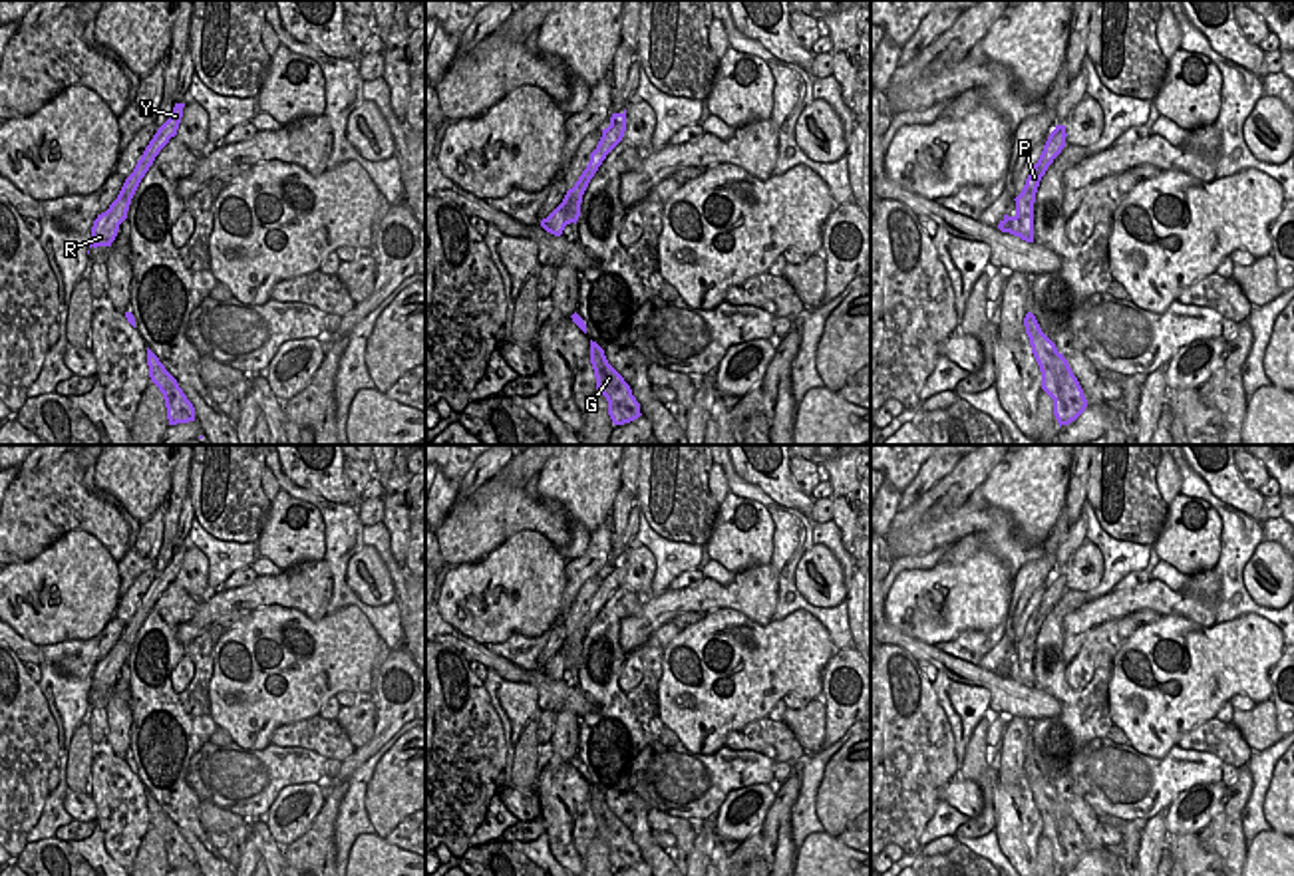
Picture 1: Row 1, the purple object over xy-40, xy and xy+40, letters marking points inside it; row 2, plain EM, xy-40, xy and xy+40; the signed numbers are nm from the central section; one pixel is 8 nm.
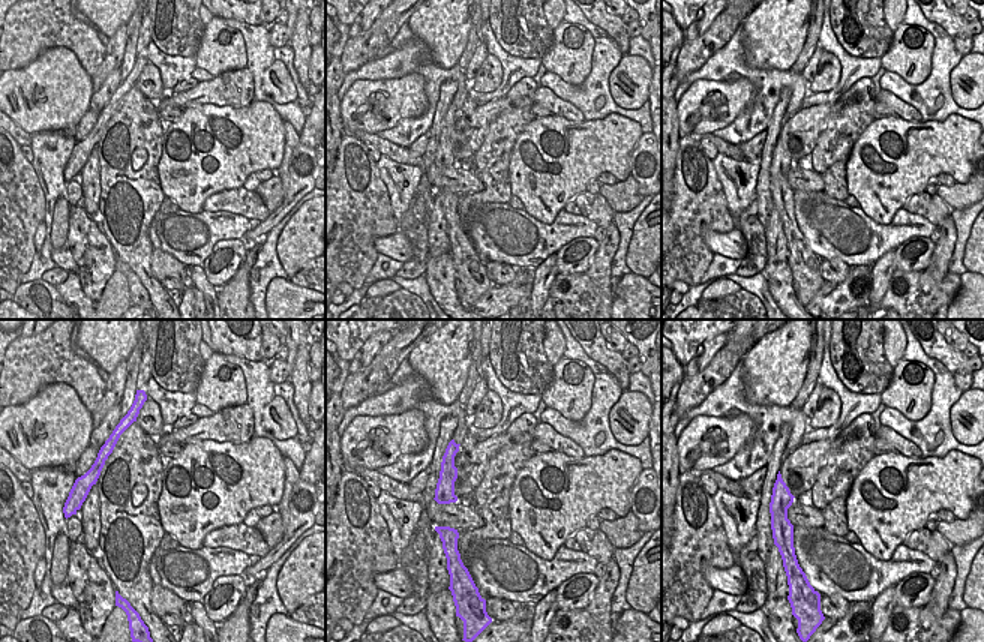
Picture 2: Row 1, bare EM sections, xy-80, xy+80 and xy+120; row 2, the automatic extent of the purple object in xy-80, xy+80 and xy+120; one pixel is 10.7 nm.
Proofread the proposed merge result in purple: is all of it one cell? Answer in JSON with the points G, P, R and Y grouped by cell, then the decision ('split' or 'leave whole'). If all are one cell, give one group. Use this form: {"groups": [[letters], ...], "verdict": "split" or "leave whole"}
{"groups": [["G"], ["P", "R", "Y"]], "verdict": "split"}

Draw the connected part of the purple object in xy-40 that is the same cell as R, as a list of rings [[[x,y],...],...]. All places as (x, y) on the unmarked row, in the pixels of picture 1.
[[[175,548],[169,564],[157,574],[157,578],[145,592],[141,604],[137,606],[133,618],[125,624],[117,644],[109,650],[105,657],[97,659],[97,663],[93,665],[89,693],[111,691],[111,687],[115,685],[119,669],[127,663],[131,644],[141,624],[153,610],[159,596],[169,588],[171,582],[177,580],[183,562],[183,552],[185,548]]]

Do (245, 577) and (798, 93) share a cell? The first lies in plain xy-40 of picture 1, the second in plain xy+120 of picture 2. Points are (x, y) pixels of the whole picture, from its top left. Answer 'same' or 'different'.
different

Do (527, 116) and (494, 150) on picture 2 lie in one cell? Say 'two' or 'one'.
one

